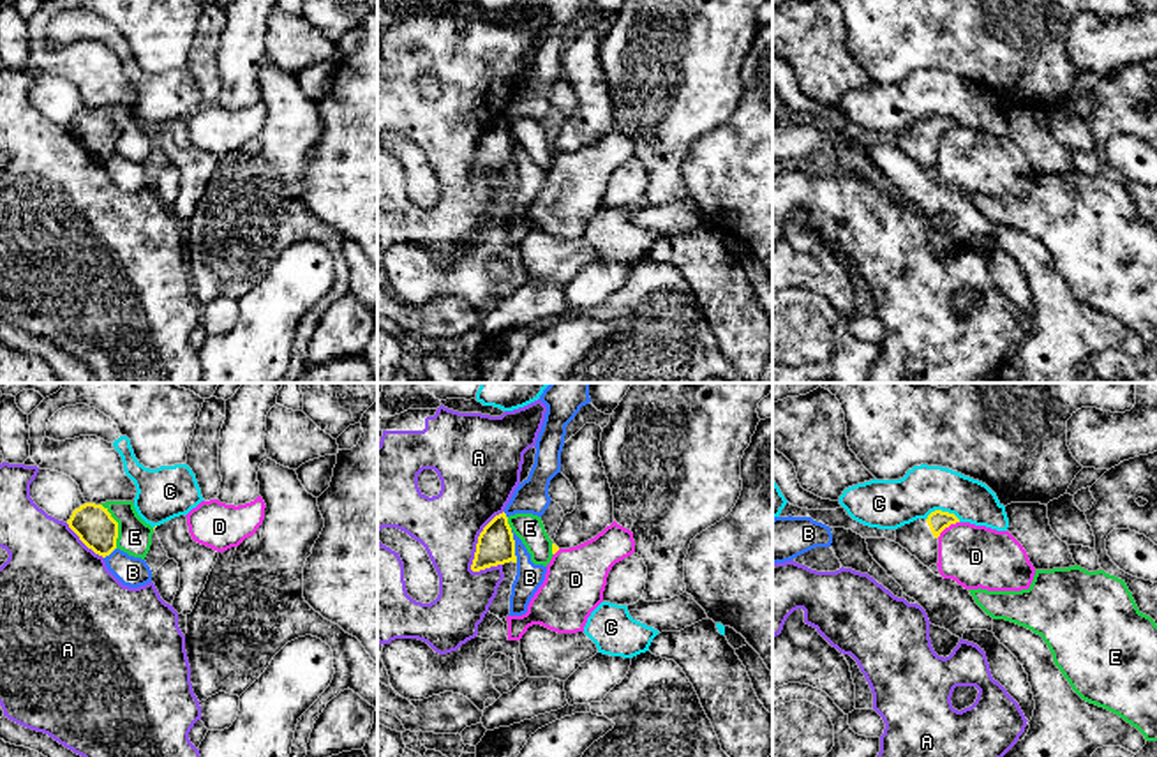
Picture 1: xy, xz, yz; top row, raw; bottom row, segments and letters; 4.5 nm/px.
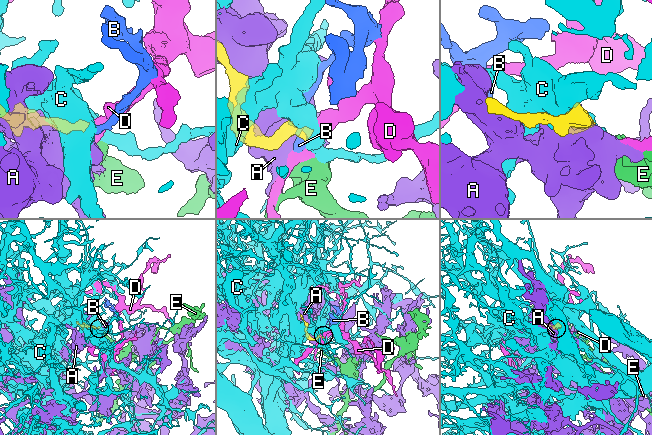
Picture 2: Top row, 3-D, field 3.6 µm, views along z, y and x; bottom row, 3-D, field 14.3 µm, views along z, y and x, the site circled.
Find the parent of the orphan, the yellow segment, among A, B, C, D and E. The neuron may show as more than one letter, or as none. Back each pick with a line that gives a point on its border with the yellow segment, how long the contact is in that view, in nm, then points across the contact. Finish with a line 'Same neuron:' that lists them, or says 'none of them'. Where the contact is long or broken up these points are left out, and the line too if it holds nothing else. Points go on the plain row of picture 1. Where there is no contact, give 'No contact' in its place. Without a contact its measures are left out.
Same neuron: none of them

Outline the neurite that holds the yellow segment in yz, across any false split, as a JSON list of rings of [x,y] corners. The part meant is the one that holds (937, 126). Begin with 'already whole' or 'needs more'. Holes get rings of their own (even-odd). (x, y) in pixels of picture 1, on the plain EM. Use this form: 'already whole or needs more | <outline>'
needs more | [[[935,115],[926,124],[917,124],[894,134],[896,148],[929,173],[938,168],[940,138],[956,127],[959,127],[959,124],[954,118]]]

